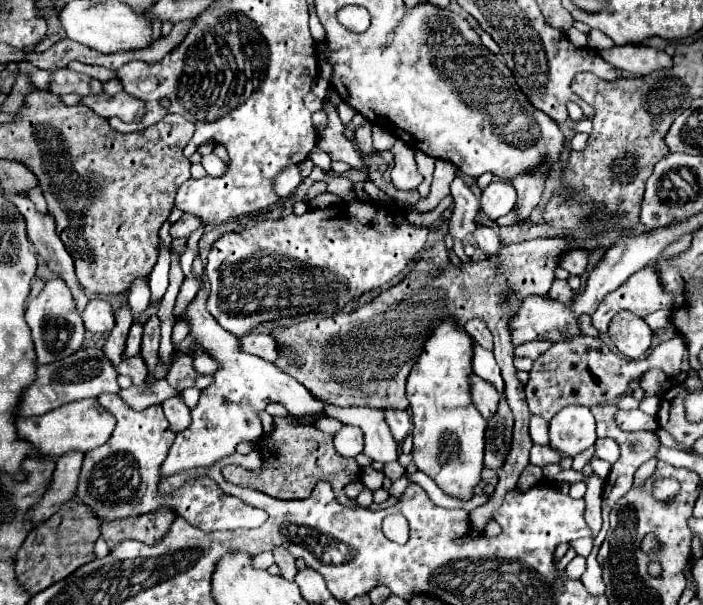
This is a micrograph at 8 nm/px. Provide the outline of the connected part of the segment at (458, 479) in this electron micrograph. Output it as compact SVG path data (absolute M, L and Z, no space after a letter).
M443 319L439 323L439 327L433 329L431 337L427 339L421 355L417 357L409 377L407 377L407 399L409 399L409 405L411 405L411 421L413 421L413 463L417 465L419 471L423 471L425 475L429 475L447 495L451 497L459 497L459 499L471 499L473 497L473 487L481 481L481 469L483 469L483 445L485 445L485 419L479 415L479 411L475 409L473 401L471 401L471 381L469 377L473 375L473 341L471 337L467 335L467 331L463 327L459 327L455 321L451 319Z

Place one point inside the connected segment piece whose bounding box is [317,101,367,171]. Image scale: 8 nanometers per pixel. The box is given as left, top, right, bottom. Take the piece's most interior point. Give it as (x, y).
(332, 141)

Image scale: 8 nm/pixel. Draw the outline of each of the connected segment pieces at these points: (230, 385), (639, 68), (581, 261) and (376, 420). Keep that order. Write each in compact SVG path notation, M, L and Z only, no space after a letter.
M201 287L201 291L187 305L183 315L189 317L191 335L211 357L217 359L221 369L213 375L215 381L211 383L211 387L207 387L201 393L199 405L191 409L191 417L193 417L191 427L177 433L177 439L163 463L163 477L177 473L181 469L209 467L221 457L231 455L237 443L247 439L251 441L259 439L263 435L263 429L257 413L263 411L269 403L281 403L287 407L291 415L299 415L299 417L327 415L325 413L327 403L319 401L291 375L279 371L273 363L267 363L265 359L259 359L255 355L245 355L245 351L239 351L237 337L223 331L223 327L219 327L219 323L211 319L211 315L205 309L205 301L207 301L207 295L205 295L205 289Z
M639 45L611 47L607 51L601 51L601 57L613 67L629 71L635 77L645 77L653 71L673 67L673 61L665 51L657 51L653 47L639 47Z
M571 251L571 255L563 255L563 263L559 263L571 275L583 275L587 269L587 253L585 251Z
M331 407L331 415L343 423L359 425L364 433L365 455L373 461L389 463L397 459L397 443L385 423L383 411L375 407Z

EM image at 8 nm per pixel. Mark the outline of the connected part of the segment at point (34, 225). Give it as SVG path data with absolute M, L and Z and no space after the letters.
M9 193L7 197L23 213L23 217L27 221L27 235L29 235L33 247L37 249L37 255L45 259L45 263L57 277L61 277L67 285L71 285L71 291L77 299L77 307L79 307L79 311L83 311L85 305L89 303L89 299L83 293L83 289L75 277L75 267L73 267L71 255L67 253L63 241L55 233L55 221L53 221L51 213L37 211L33 201L25 193Z

